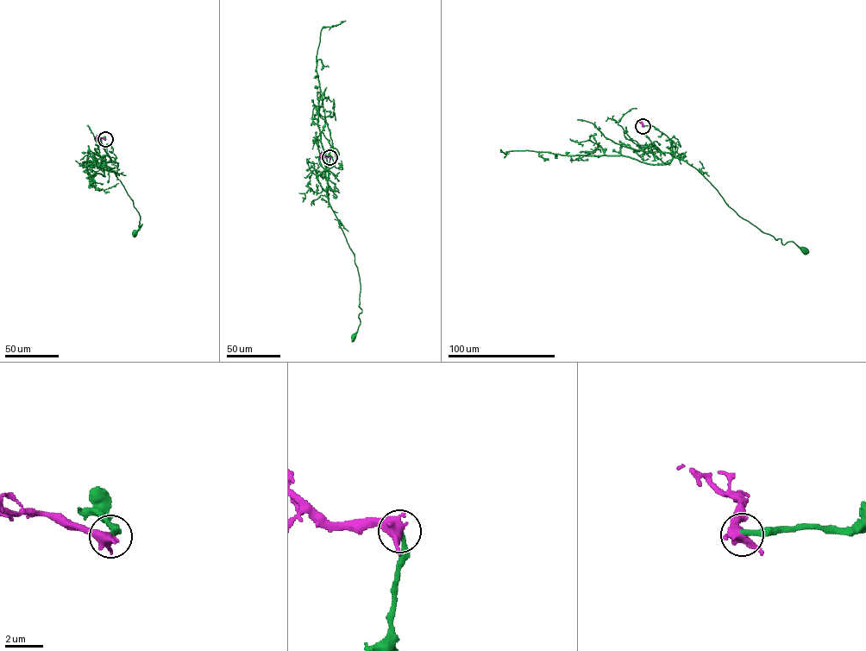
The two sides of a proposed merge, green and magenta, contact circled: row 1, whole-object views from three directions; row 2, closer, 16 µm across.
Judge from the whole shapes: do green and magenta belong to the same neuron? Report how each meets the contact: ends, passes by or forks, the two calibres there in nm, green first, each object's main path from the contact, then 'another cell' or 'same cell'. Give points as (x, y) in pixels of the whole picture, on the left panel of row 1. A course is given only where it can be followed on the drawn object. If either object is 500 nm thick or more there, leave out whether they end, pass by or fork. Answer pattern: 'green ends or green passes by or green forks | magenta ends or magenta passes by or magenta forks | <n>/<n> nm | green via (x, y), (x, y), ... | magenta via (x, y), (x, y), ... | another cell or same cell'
240/500 nm | green via (105, 139), (101, 139), (106, 153), (101, 163), (115, 173), (138, 211), (139, 225), (142, 224), (134, 232) | magenta via (105, 139), (96, 136), (95, 140) | another cell

